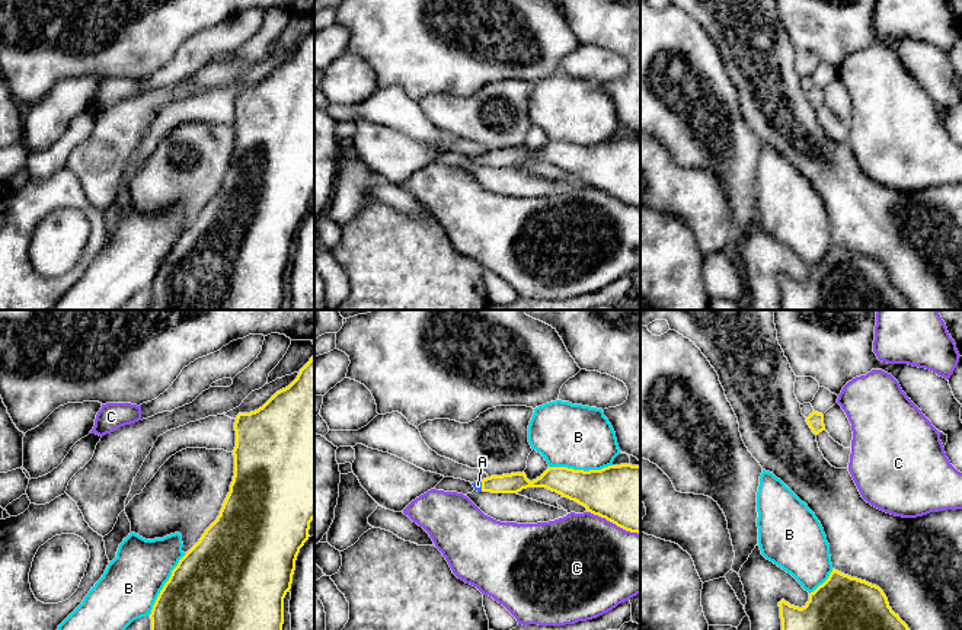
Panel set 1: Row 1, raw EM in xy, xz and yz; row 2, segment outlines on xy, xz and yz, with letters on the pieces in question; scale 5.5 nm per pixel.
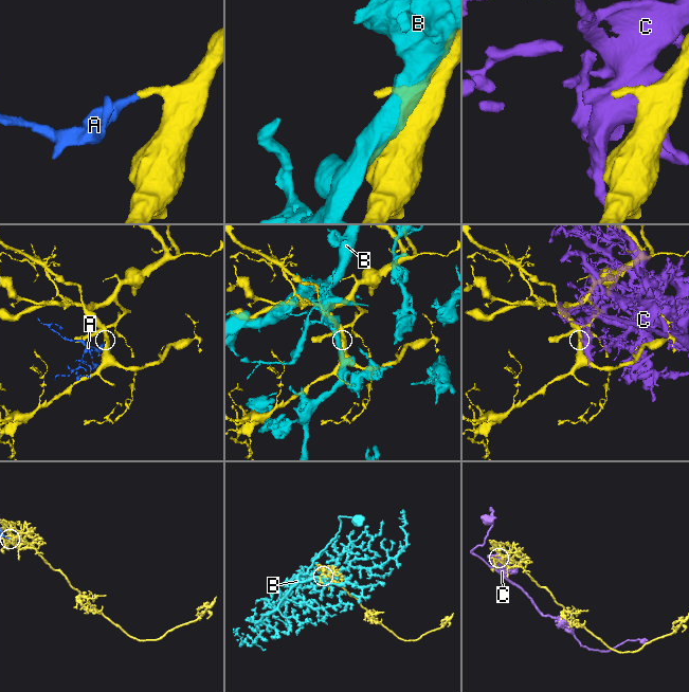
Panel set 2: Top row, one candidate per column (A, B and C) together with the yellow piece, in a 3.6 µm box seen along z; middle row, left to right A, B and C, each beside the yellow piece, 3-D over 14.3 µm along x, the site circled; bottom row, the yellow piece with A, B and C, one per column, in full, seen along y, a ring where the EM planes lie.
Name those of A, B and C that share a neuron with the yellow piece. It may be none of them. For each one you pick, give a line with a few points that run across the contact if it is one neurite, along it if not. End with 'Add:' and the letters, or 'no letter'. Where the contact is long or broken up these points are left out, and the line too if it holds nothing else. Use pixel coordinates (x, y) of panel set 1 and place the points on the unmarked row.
A: xz (515, 156), (482, 160), (478, 159)
Add: A

